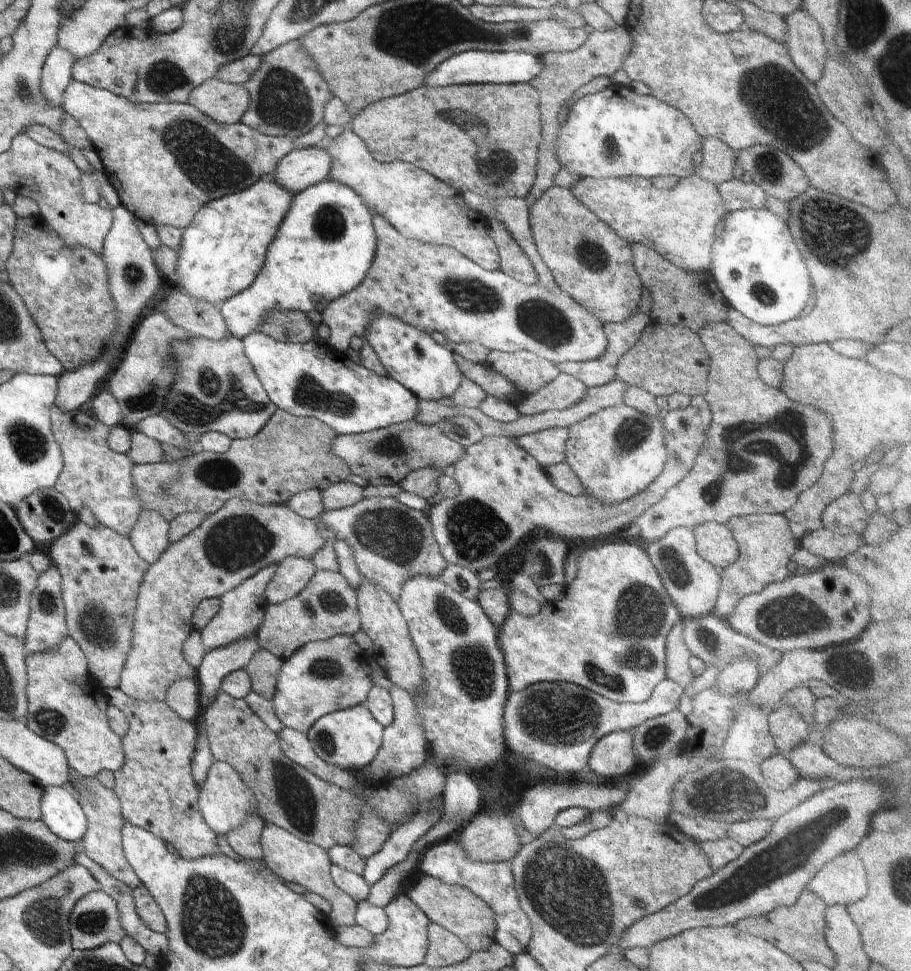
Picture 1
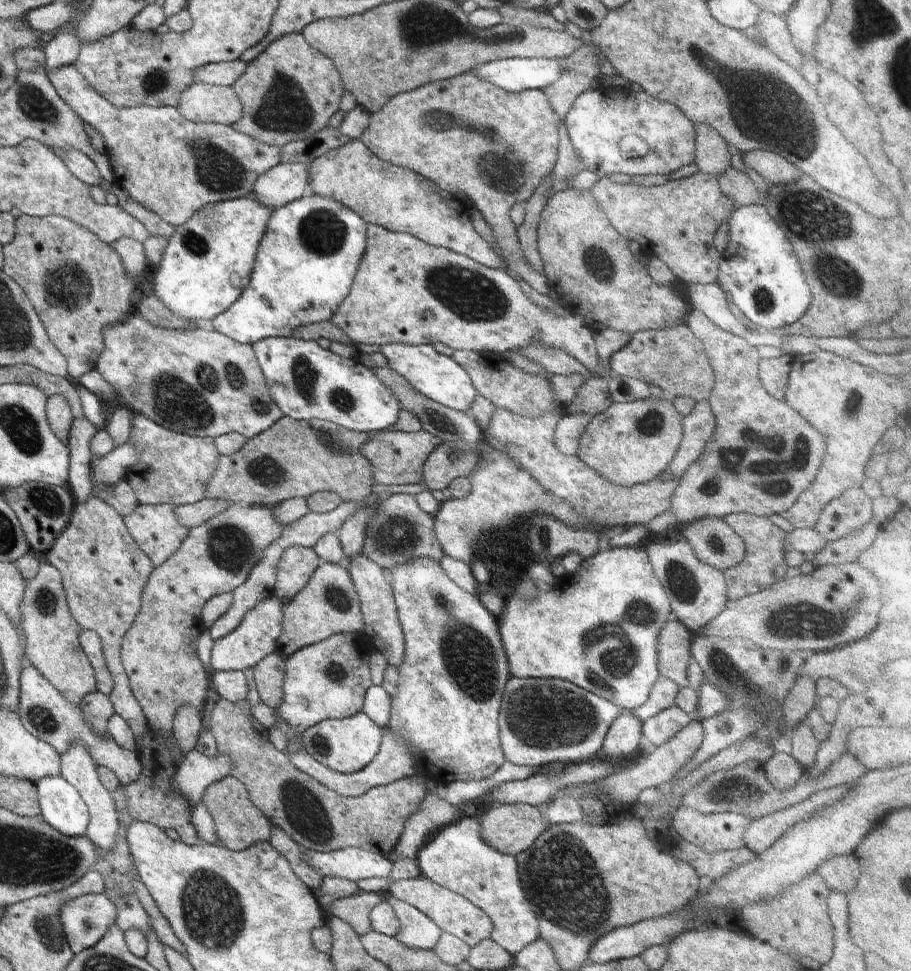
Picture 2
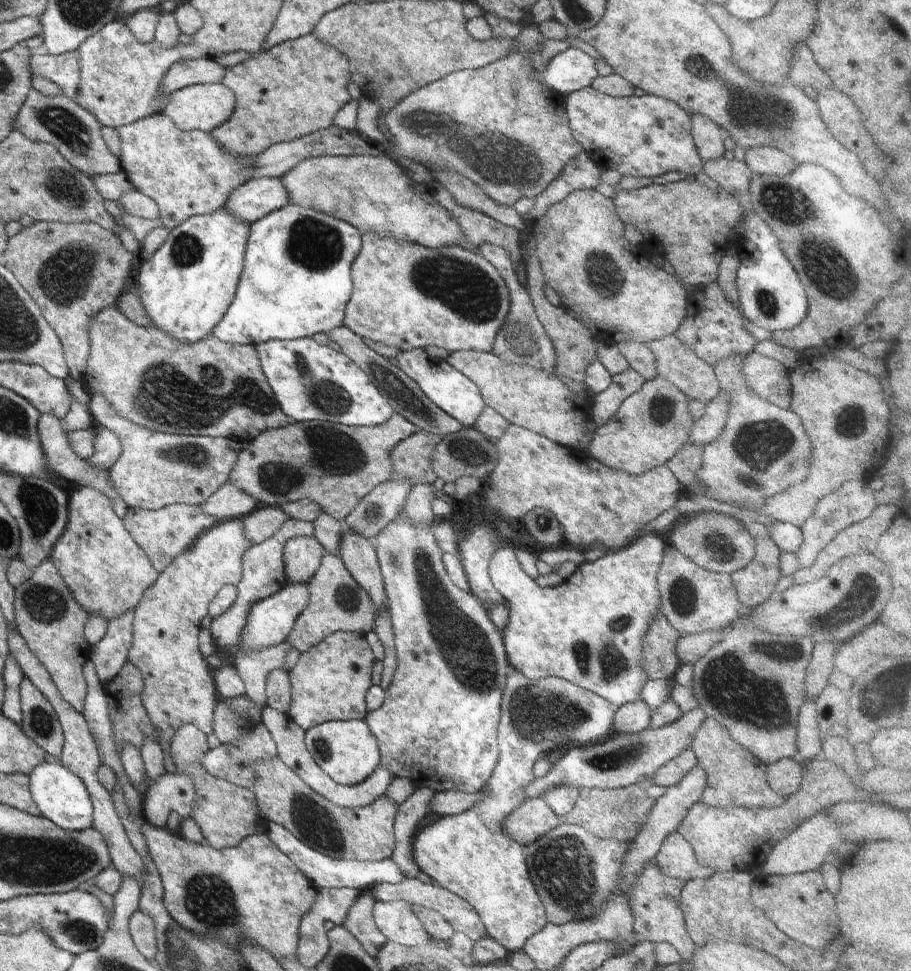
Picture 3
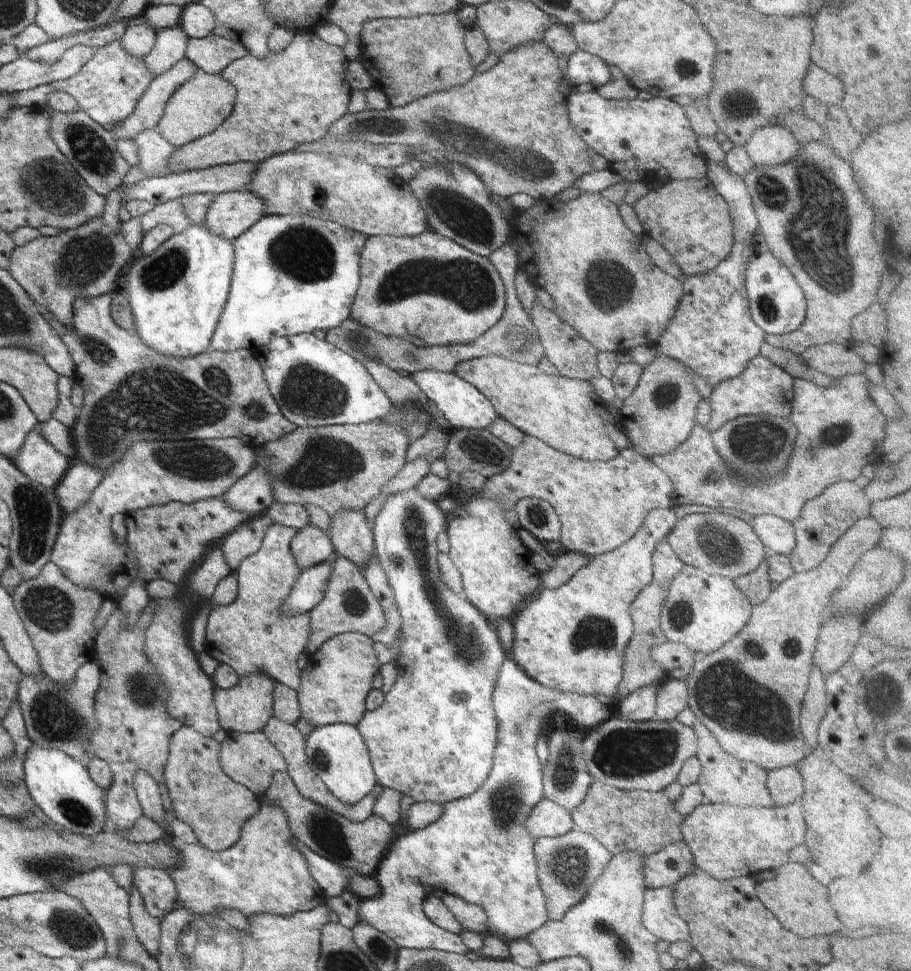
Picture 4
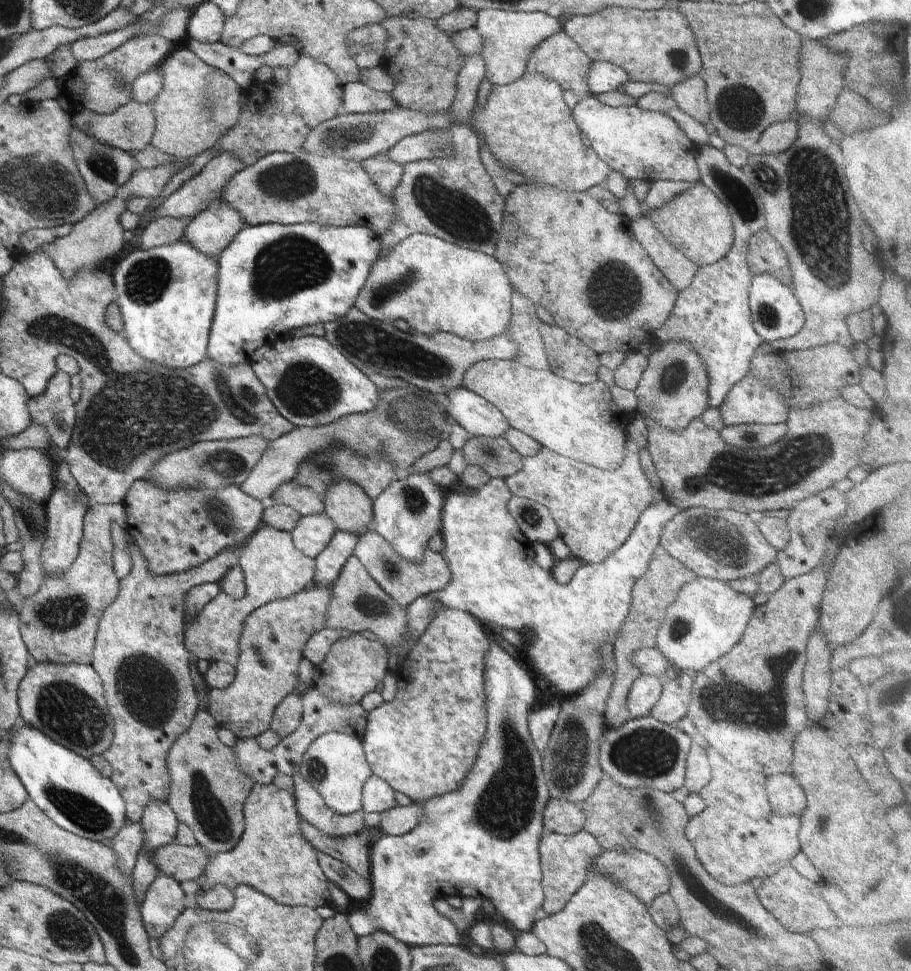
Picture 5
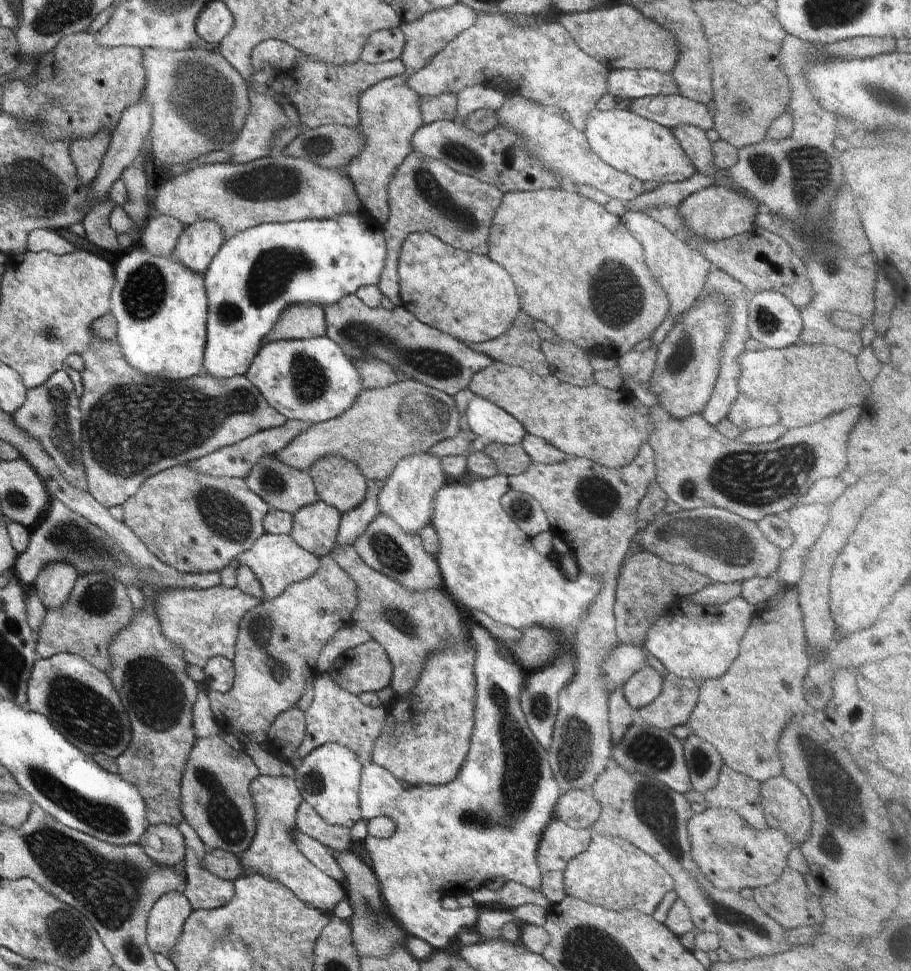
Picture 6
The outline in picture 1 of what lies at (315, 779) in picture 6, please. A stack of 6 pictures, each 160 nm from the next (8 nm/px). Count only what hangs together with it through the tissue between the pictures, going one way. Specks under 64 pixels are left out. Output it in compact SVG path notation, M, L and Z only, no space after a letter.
M359 704L341 711L334 711L317 720L305 734L314 750L326 764L344 771L358 771L375 759L383 741L385 728L372 716L372 713Z

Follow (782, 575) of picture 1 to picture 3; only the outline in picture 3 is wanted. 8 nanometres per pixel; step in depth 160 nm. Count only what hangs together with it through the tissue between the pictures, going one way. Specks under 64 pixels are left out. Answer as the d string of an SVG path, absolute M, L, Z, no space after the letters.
M756 522L744 526L754 539L755 555L747 567L730 575L743 611L761 606L765 600L774 597L776 583L782 576L779 569L781 550L770 538L766 526Z

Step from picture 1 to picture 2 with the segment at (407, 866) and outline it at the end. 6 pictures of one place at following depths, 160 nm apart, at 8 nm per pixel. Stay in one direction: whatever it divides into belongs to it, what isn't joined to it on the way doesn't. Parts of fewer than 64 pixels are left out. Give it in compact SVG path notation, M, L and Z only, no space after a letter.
M360 891L351 897L335 900L331 906L331 914L349 924L359 937L371 933L374 930L369 916L375 906L385 903L384 894L385 892Z

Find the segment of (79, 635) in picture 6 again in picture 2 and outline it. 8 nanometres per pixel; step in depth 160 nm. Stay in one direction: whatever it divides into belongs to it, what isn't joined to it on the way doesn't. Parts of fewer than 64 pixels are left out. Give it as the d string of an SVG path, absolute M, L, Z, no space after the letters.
M42 558L39 564L39 571L36 578L26 582L23 597L19 606L21 620L19 624L24 633L24 652L35 669L52 684L54 688L65 698L65 700L74 707L79 707L82 699L91 692L97 690L95 674L86 656L82 650L79 634L80 625L74 620L70 609L68 608L67 596L62 586L62 575L57 568Z

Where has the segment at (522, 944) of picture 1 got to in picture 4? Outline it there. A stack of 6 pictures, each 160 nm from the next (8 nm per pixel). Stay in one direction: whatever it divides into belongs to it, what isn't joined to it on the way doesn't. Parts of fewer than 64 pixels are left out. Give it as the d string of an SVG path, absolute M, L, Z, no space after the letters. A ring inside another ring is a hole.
M510 657L505 658L498 669L496 675L495 687L492 691L492 702L494 703L495 717L497 720L497 743L494 751L493 765L488 775L488 778L484 781L484 784L476 789L470 796L453 800L452 802L443 805L443 811L441 815L429 825L424 828L412 831L411 833L404 835L396 835L388 850L381 857L378 863L376 874L374 878L378 881L381 891L378 896L365 899L364 903L359 906L357 912L358 922L369 924L376 930L383 932L386 936L389 936L398 947L404 947L406 949L436 949L442 952L466 954L468 952L467 946L464 944L459 934L454 934L449 930L440 928L437 924L434 924L426 915L423 914L423 903L425 899L432 895L434 891L442 889L445 893L450 893L460 898L463 898L467 903L474 903L481 906L483 911L487 914L487 927L489 932L497 937L500 937L504 942L508 943L516 939L526 938L528 933L533 930L539 929L549 918L546 910L546 897L544 896L543 889L540 888L539 878L537 875L537 862L533 851L535 840L528 832L525 822L528 815L532 812L532 809L544 798L543 793L543 765L541 760L536 754L537 738L540 736L542 730L544 730L544 724L548 720L548 716L552 713L565 713L568 722L575 727L580 728L585 733L592 730L597 724L603 723L610 717L616 715L616 709L614 706L602 704L595 696L579 695L576 693L565 693L556 689L545 687L543 684L536 682L532 677L529 677L520 666L514 662ZM296 842L298 850L302 851L312 878L325 892L328 898L336 898L342 895L348 885L348 877L344 874L344 868L331 860L316 854L304 843Z

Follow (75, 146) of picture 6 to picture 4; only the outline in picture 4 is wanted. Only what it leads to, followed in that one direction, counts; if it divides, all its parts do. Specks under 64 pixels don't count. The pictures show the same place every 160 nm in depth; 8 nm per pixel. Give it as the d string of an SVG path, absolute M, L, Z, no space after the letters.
M190 59L179 60L167 73L152 80L134 112L116 123L110 132L116 139L132 140L142 131L156 129L168 99L196 72L196 69L197 66Z

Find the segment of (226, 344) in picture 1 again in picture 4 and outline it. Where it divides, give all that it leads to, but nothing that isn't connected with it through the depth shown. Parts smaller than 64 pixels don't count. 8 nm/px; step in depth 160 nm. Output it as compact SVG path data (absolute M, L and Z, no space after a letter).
M112 293L90 299L76 299L72 307L71 327L65 327L56 316L40 308L43 317L57 332L77 364L76 378L82 384L85 394L83 405L78 409L77 421L70 430L75 445L74 461L80 460L107 473L125 457L131 444L144 440L152 442L240 437L252 445L263 447L296 430L297 426L284 418L271 395L254 351L238 349L223 353L210 349L185 359L165 357L145 345L136 332L126 332L116 324L111 315L111 296Z

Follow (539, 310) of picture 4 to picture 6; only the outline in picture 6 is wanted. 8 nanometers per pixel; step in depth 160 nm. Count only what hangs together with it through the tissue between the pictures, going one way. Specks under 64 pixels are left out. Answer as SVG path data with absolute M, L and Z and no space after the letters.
M563 340L563 344L540 341L540 348L558 380L587 387L594 384L594 370L588 359L589 352L574 343Z

